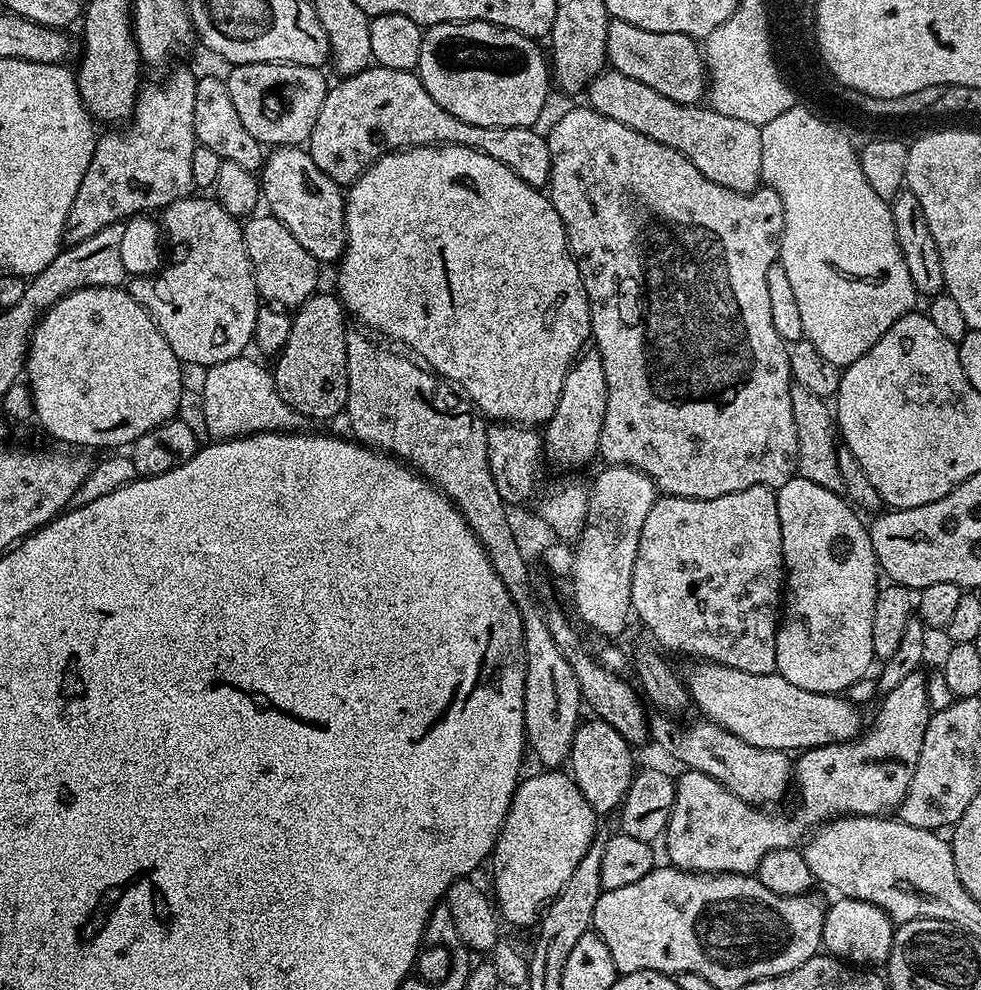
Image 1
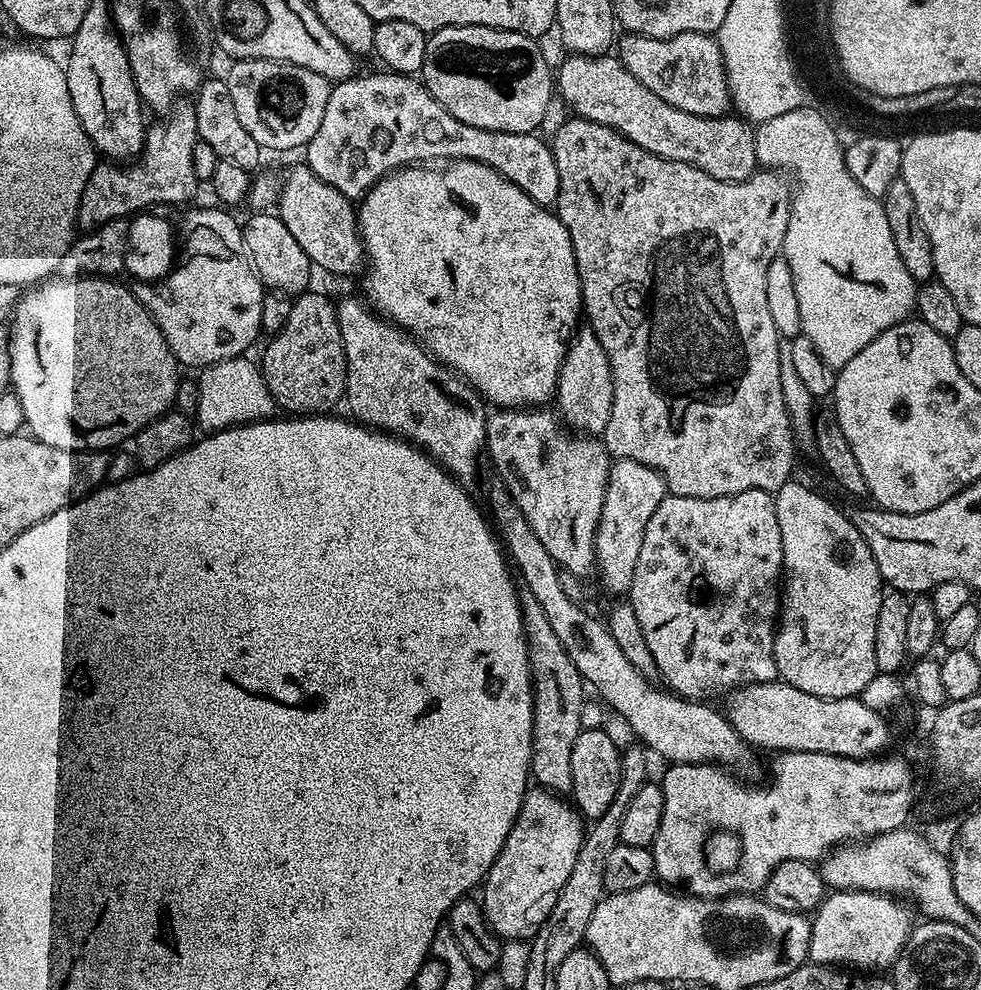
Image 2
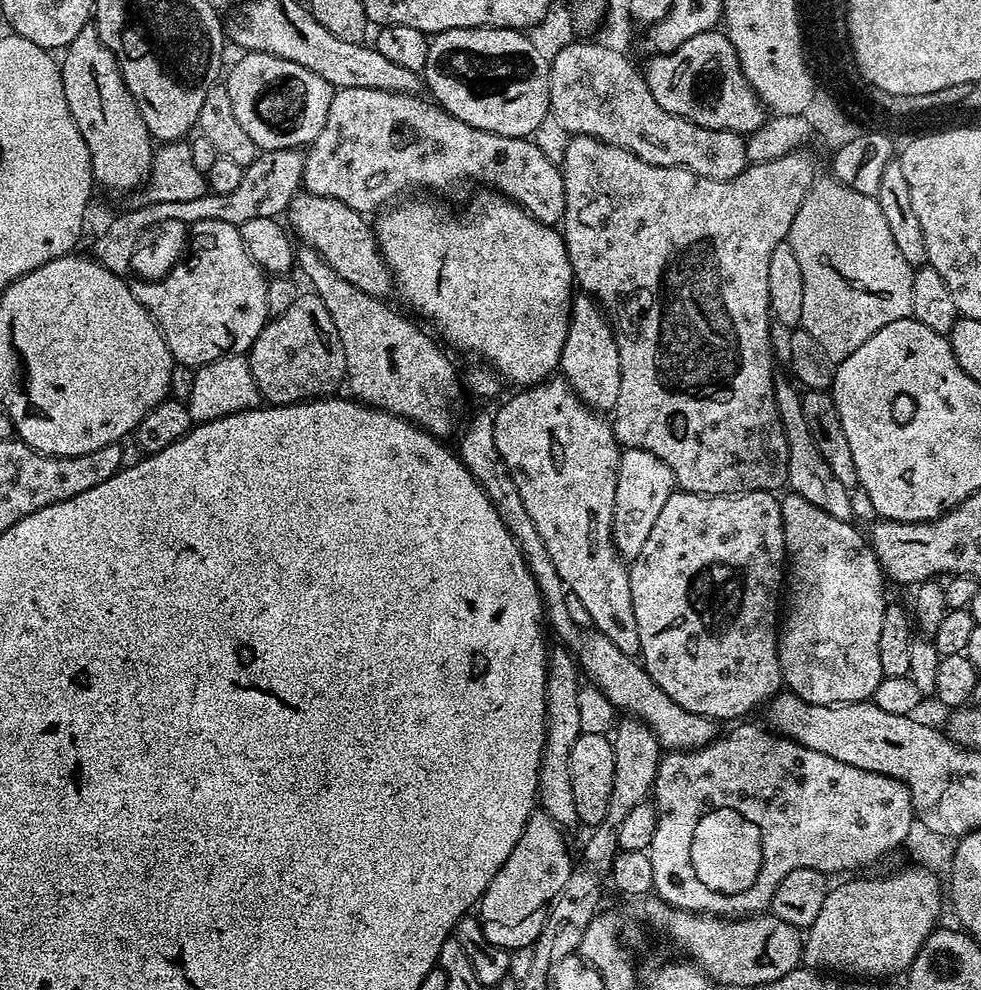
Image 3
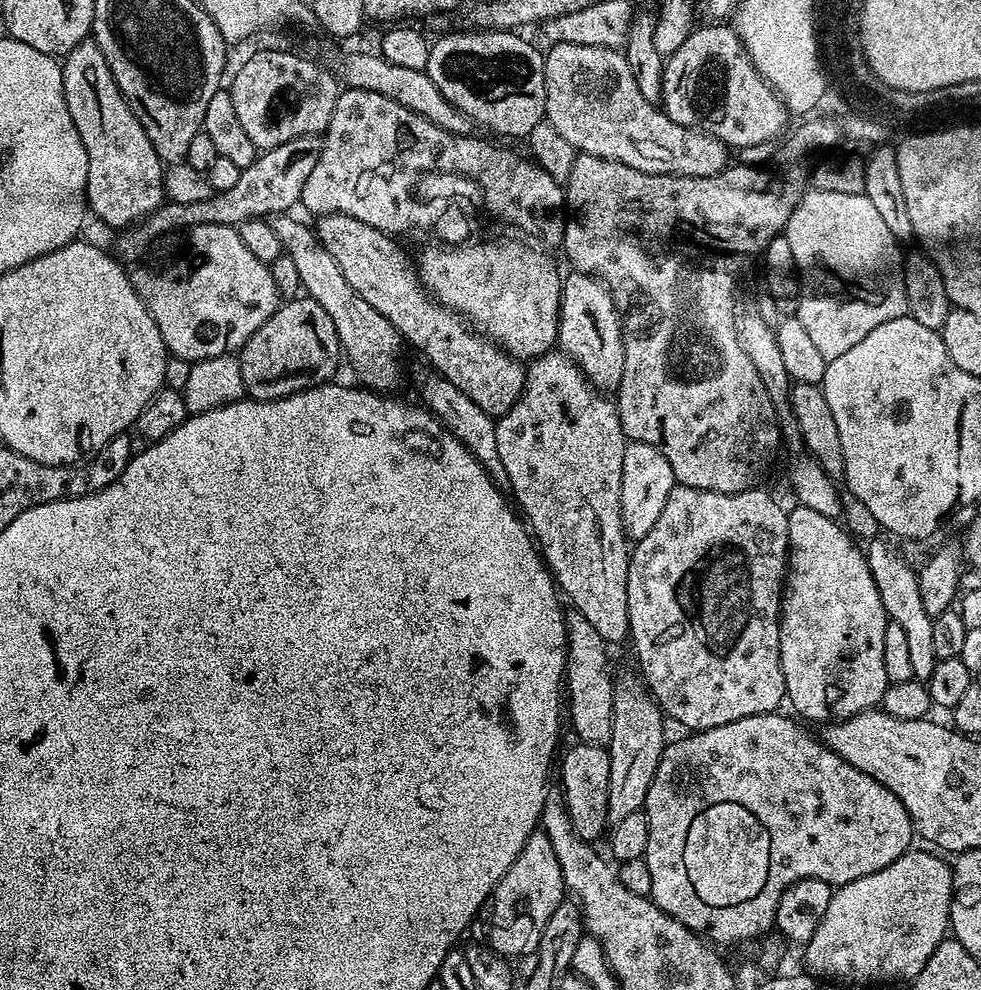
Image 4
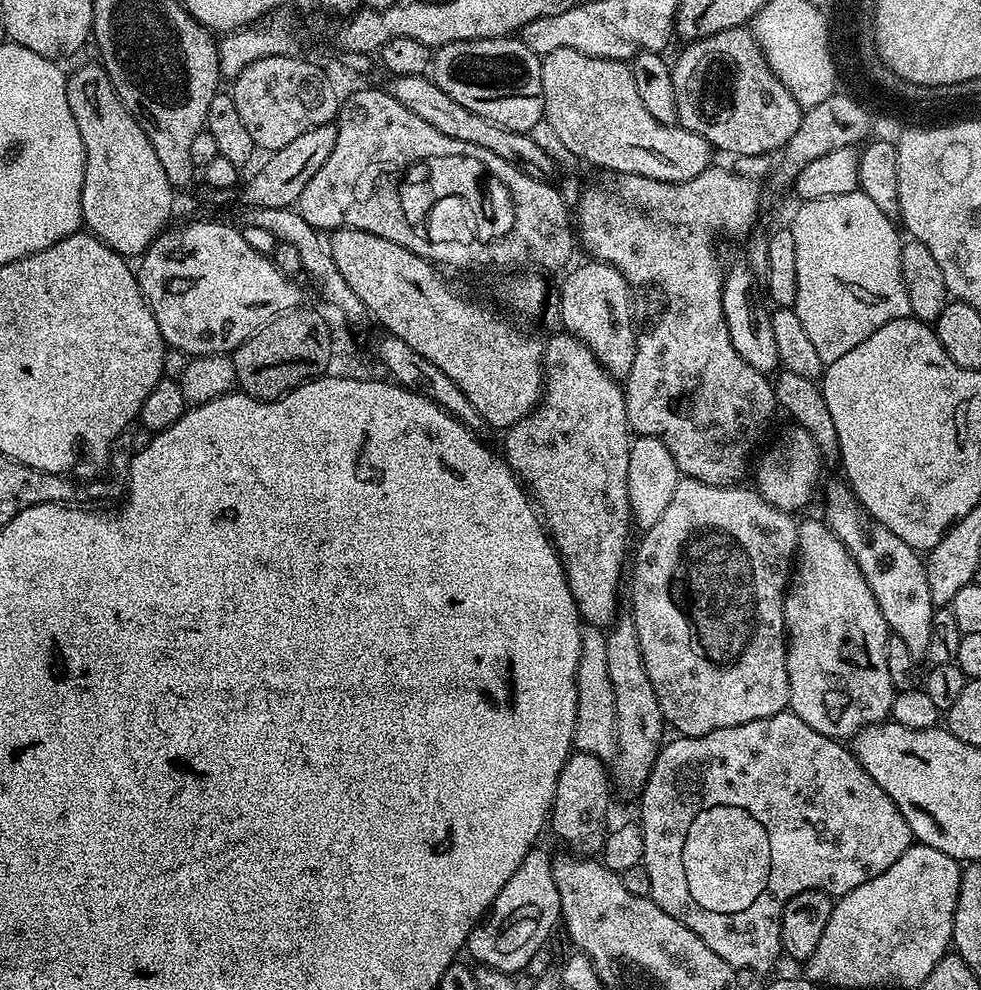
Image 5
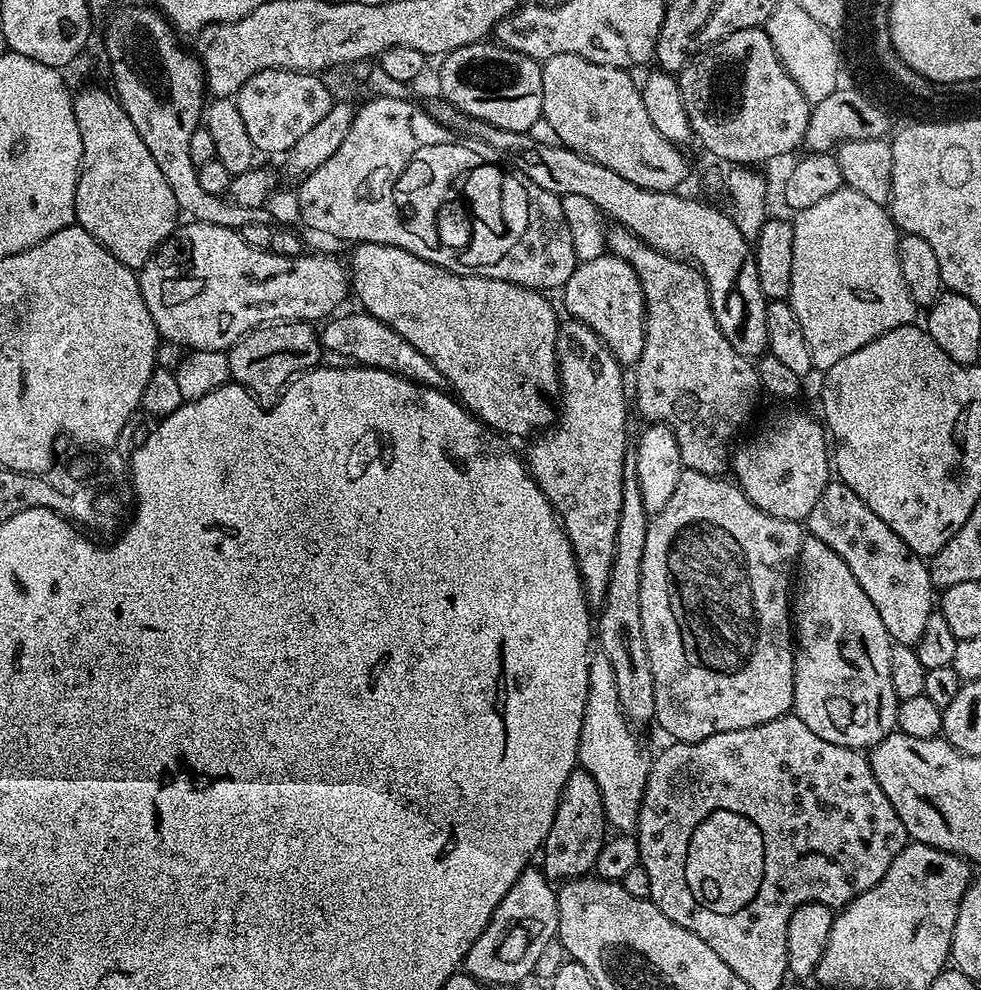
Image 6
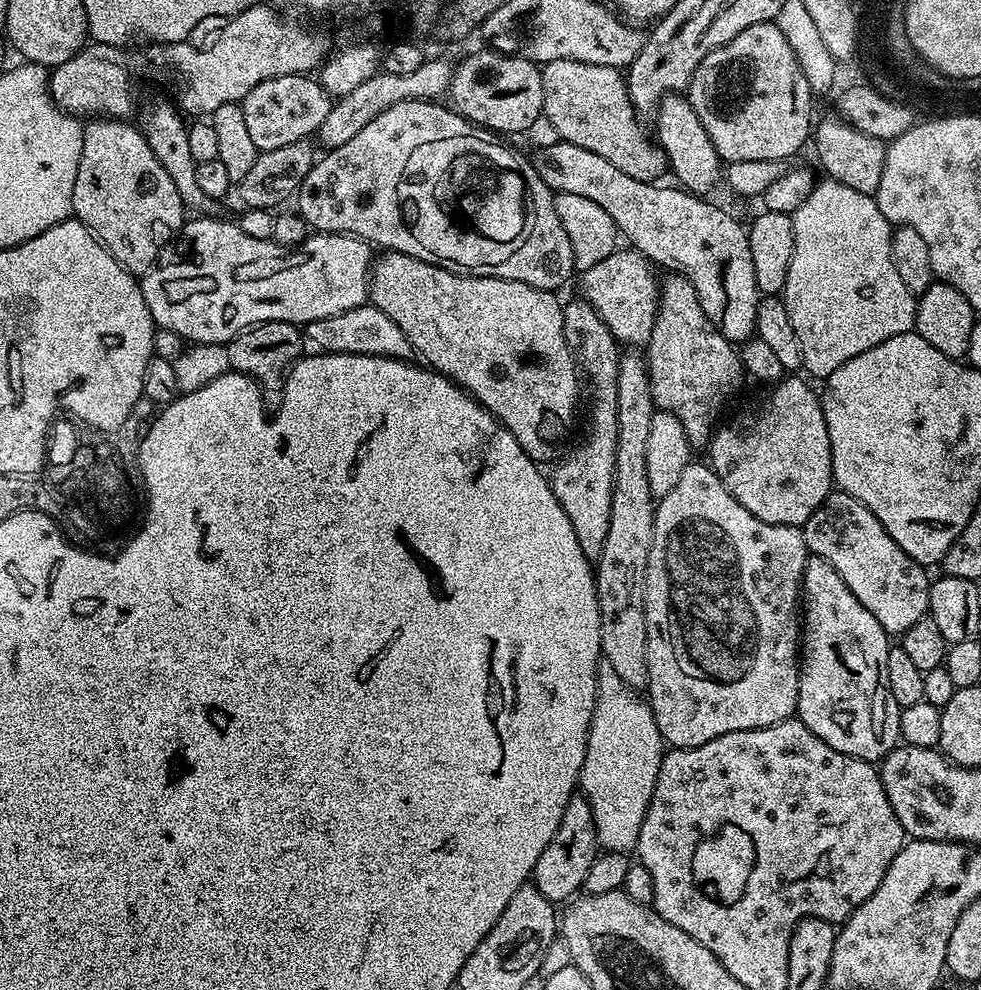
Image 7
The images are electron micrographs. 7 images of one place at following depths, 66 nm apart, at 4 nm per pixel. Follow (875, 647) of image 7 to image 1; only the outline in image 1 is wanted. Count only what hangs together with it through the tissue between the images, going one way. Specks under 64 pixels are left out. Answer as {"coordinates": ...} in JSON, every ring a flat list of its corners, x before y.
{"coordinates":[[800,475,792,477,790,482,786,482,781,488,775,489,776,505,778,506,778,526,782,526,782,554,784,555,784,571,786,573,786,591,782,596,782,615,778,620,778,627,776,629,776,671,779,672,782,678,786,678,786,682,790,682,793,686,799,686,801,690,810,690,811,692,817,692,818,694,844,694,847,693,850,686,854,686,854,682,865,679,869,675,868,672,874,665,876,655,874,654,874,606,876,605,876,594,878,591,878,585,881,583,882,576,878,571,878,565,876,563,876,555,874,554,874,546,870,542,870,534,866,527,865,521,860,521,856,515,858,515,857,509,853,507,851,503,841,493,832,492,830,489,826,489,825,486,820,486,816,482,807,481,806,478,802,478]]}

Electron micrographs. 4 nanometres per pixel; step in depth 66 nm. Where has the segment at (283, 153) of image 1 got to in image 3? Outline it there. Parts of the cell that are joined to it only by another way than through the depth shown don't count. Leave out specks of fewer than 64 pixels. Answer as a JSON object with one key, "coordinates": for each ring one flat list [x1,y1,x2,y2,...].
{"coordinates":[[301,191,292,199,288,207,287,219,292,219,290,228,297,237,304,239,309,248,318,250,318,254,326,261,350,286,362,290,371,296,388,298,393,295,394,281,380,247,376,241,373,225,368,224,361,213,350,210,346,202,338,202,334,198,319,196,313,192]]}

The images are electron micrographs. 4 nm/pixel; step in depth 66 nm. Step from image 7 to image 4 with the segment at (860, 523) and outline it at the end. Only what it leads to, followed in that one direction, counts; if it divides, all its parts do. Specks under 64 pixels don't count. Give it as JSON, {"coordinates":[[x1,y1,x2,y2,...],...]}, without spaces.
{"coordinates":[[872,540,866,544,866,555,870,574,878,586,878,594,882,598,882,606,888,612,891,623,902,626,906,634,906,643,910,645,910,663,917,680,927,681,934,674,936,655,934,654,934,619,926,614,926,606,922,606,922,593,918,590,918,572,908,565,908,560,892,544,884,540]]}

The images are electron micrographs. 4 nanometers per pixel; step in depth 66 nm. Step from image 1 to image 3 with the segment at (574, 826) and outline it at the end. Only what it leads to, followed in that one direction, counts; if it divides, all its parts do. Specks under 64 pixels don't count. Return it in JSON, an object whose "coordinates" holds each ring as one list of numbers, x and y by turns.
{"coordinates":[[533,811,532,817,526,822,526,830,522,830,522,838,510,850,510,858,502,862,502,866,494,874,494,878,486,886,484,895,478,901,478,919,484,926,484,933,494,946,513,950,531,945,536,939,537,929,532,928,532,919,539,917,542,910,547,909,552,899,559,894,562,886,566,886,566,878,570,878,574,867,574,859,568,853,565,833,548,817,545,812]]}

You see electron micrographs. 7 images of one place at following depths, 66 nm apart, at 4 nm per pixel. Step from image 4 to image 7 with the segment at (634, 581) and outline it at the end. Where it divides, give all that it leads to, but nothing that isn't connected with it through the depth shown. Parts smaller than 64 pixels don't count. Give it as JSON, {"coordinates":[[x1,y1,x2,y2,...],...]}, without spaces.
{"coordinates":[[689,462,686,470,682,470,682,475,670,490,670,494,659,497,656,506,656,517,654,518,654,542,650,546,650,562,646,566,646,650,648,651,648,686,646,689,646,699,648,705,652,707,654,722,658,722,658,730,664,735,665,745,672,748,693,748,702,746,722,734,734,734,738,730,754,730,755,728,765,728,774,726,783,720,791,720,797,715,796,703,798,702,798,690,800,689,800,657,802,655,802,616,798,609,802,604,802,585,804,582,804,567,809,562,810,553,804,541,803,531,794,525,772,525,755,517,750,510,746,510,742,503,738,502,734,494,720,481,718,474,707,463,696,464]]}

